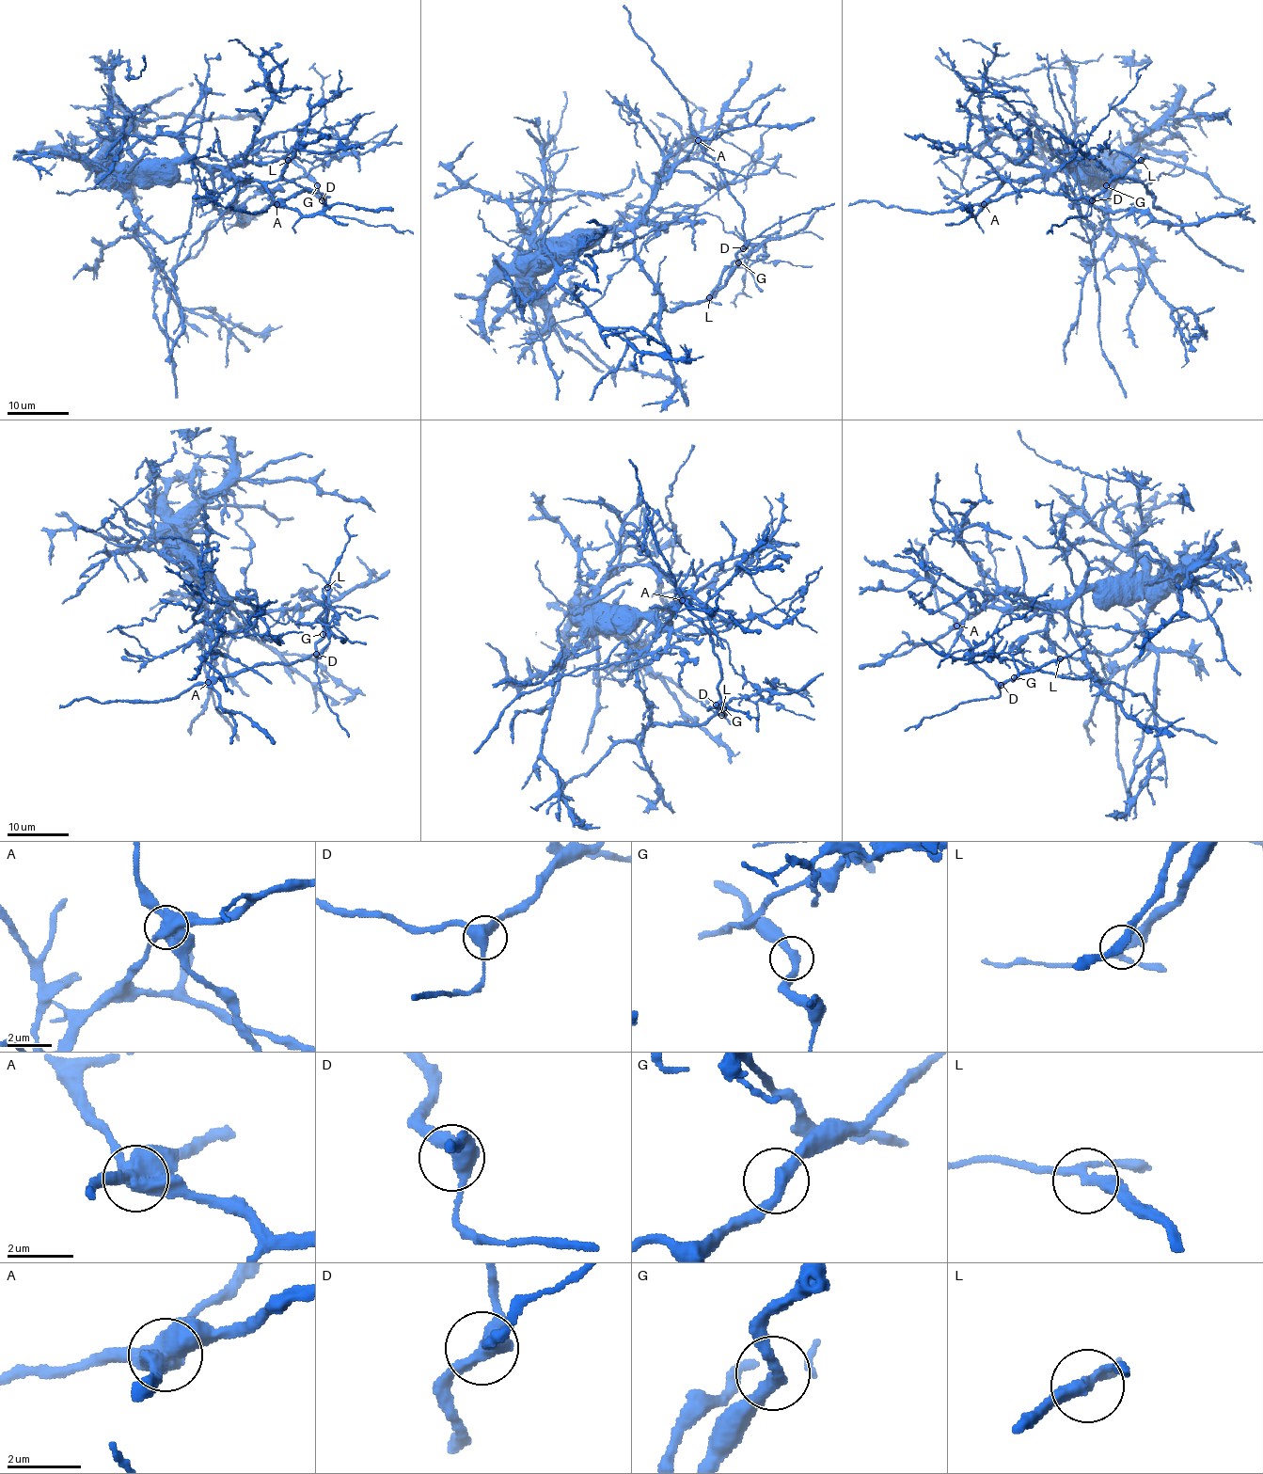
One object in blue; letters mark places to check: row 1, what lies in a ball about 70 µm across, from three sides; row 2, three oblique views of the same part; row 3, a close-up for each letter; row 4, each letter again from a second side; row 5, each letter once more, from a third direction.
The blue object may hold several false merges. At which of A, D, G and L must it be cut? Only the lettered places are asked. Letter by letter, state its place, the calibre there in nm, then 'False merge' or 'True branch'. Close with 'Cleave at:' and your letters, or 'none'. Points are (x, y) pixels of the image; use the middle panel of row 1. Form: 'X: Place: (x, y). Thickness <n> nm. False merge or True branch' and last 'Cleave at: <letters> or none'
A: Place: (698, 140). Thickness 600 nm. False merge
D: Place: (743, 248). Thickness 420 nm. True branch
G: Place: (738, 262). Thickness 340 nm. True branch
L: Place: (709, 297). Thickness 260 nm. False merge
Cleave at: A, L

